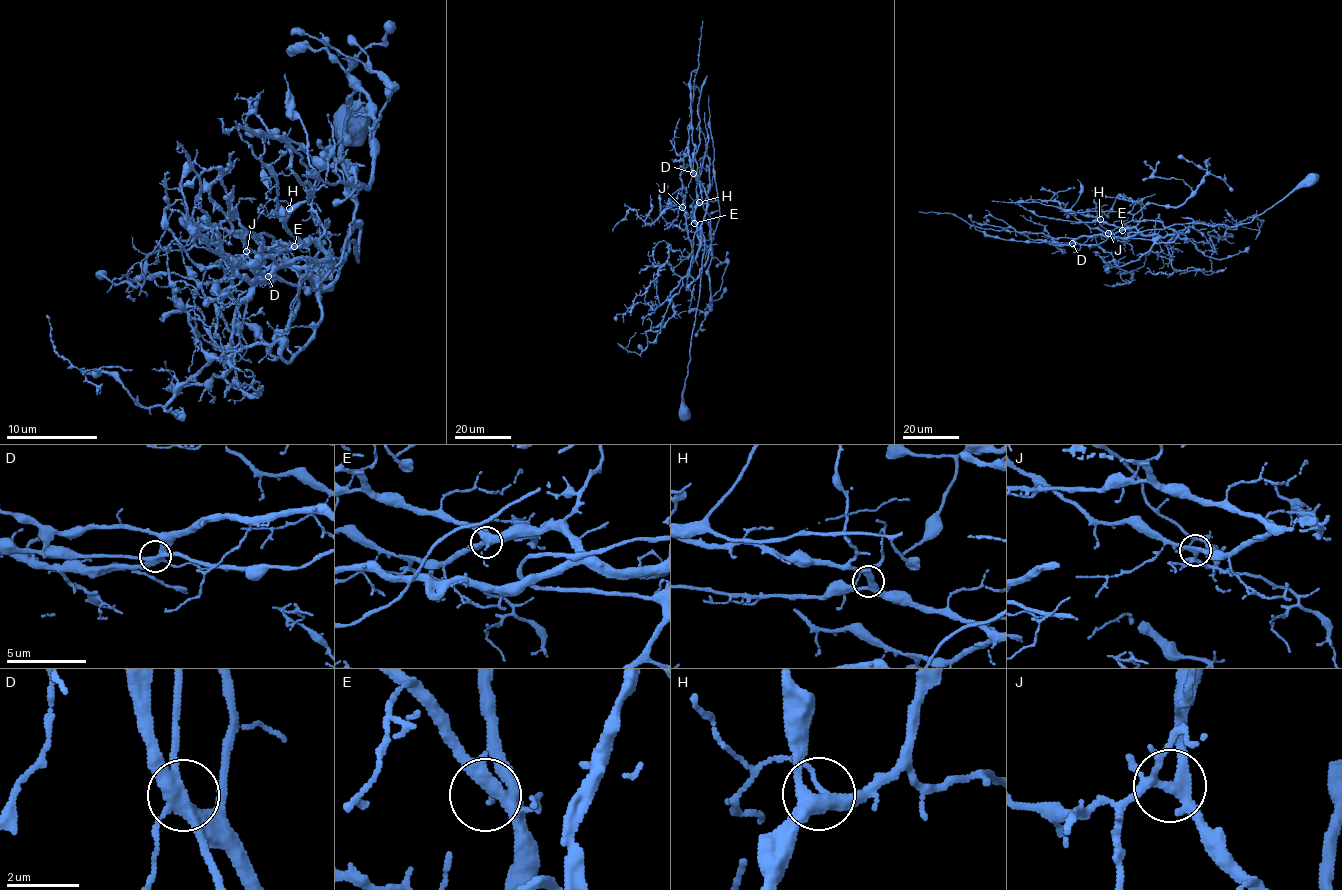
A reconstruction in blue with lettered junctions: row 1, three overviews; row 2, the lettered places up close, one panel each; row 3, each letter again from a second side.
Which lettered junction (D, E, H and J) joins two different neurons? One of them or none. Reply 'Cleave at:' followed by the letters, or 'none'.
Cleave at: none

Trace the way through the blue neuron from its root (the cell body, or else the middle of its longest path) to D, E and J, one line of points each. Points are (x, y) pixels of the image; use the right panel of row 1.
D: (1309, 179), (1249, 222), (1165, 227), (1155, 220), (1130, 220), (1109, 235), (1080, 236), (1072, 242)
E: (1309, 179), (1249, 222), (1172, 225), (1166, 228), (1178, 235), (1169, 242), (1122, 230)
J: (1309, 179), (1249, 222), (1172, 225), (1166, 228), (1178, 235), (1169, 242), (1134, 227), (1108, 233)

